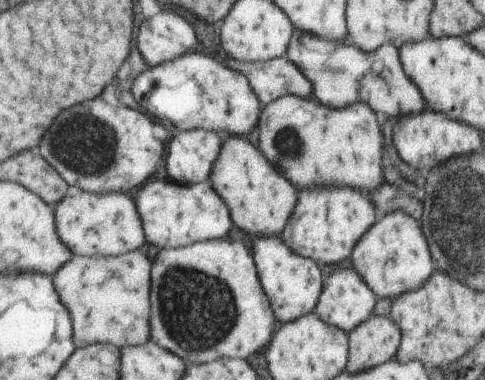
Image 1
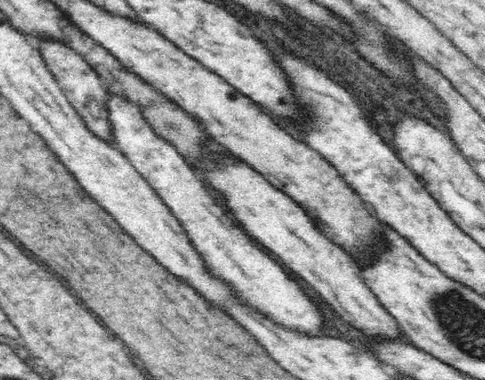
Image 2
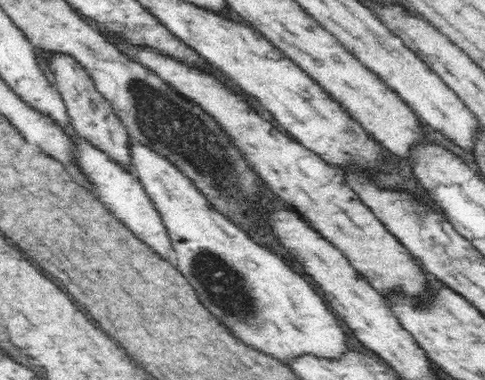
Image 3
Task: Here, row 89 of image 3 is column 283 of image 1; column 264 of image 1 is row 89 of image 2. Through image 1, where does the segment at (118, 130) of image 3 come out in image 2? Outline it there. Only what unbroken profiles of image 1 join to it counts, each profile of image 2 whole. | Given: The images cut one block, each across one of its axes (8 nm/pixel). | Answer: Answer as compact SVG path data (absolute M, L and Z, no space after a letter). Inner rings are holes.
M40 38L36 46L44 54L44 64L70 100L70 106L74 106L74 110L78 110L78 116L82 116L82 120L86 122L86 128L90 128L90 132L94 132L102 140L114 144L112 128L108 122L108 92L102 88L104 82L94 72L94 66L90 66L86 58L82 58L82 54L76 54L64 42L50 42L50 38Z

